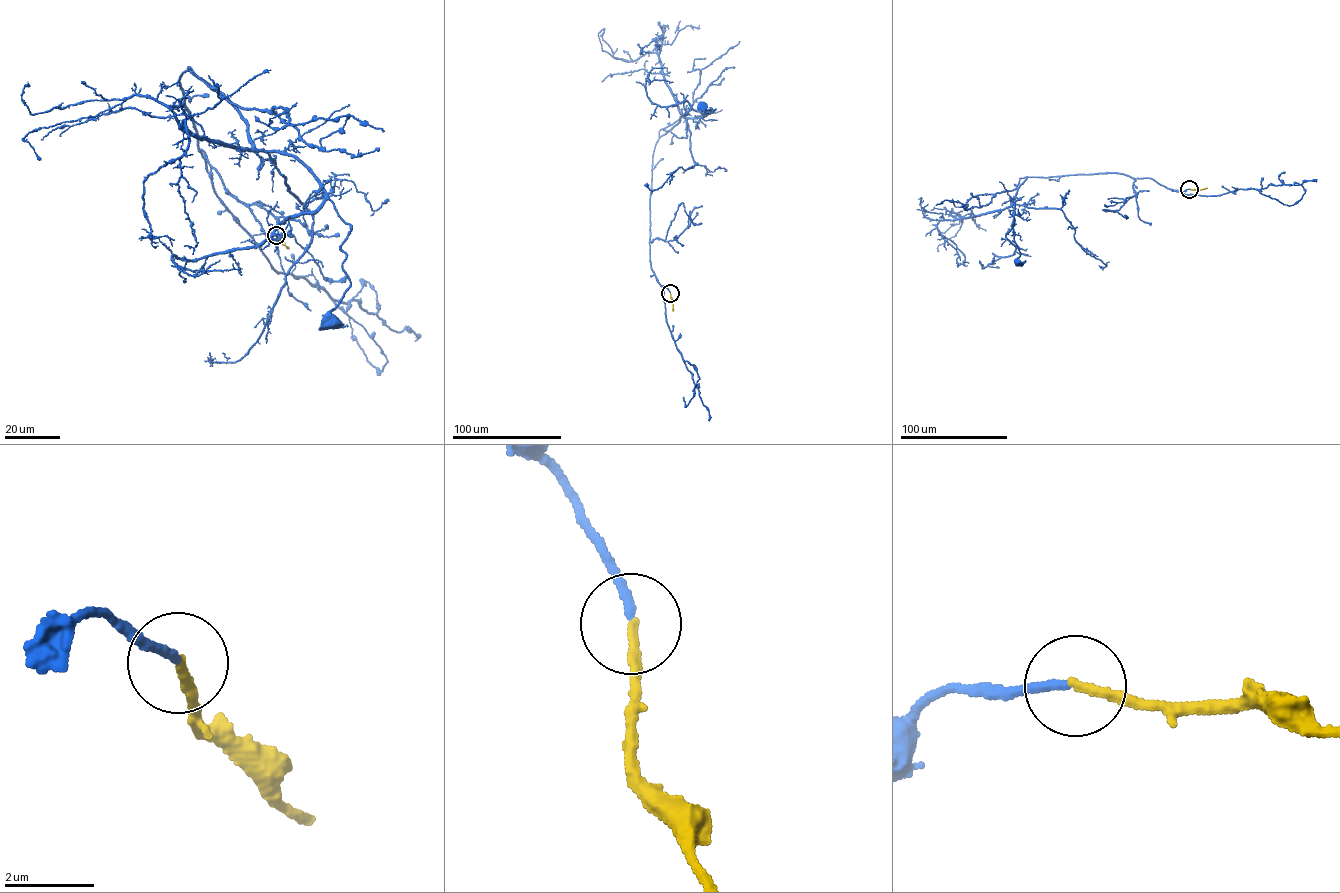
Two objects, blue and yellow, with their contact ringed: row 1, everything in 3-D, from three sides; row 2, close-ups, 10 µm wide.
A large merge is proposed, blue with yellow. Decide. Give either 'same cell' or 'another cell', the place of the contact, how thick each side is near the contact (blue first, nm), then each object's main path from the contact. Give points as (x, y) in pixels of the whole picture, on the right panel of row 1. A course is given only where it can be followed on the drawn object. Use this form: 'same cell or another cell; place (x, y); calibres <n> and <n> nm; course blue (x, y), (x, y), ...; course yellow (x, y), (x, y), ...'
another cell; place (1189, 189); calibres 190 and 190 nm; course blue (1189, 189), (1183, 193), (1150, 178), (1116, 173), (1028, 177), (1011, 205), (1018, 262); course yellow (1189, 189), (1207, 188)

